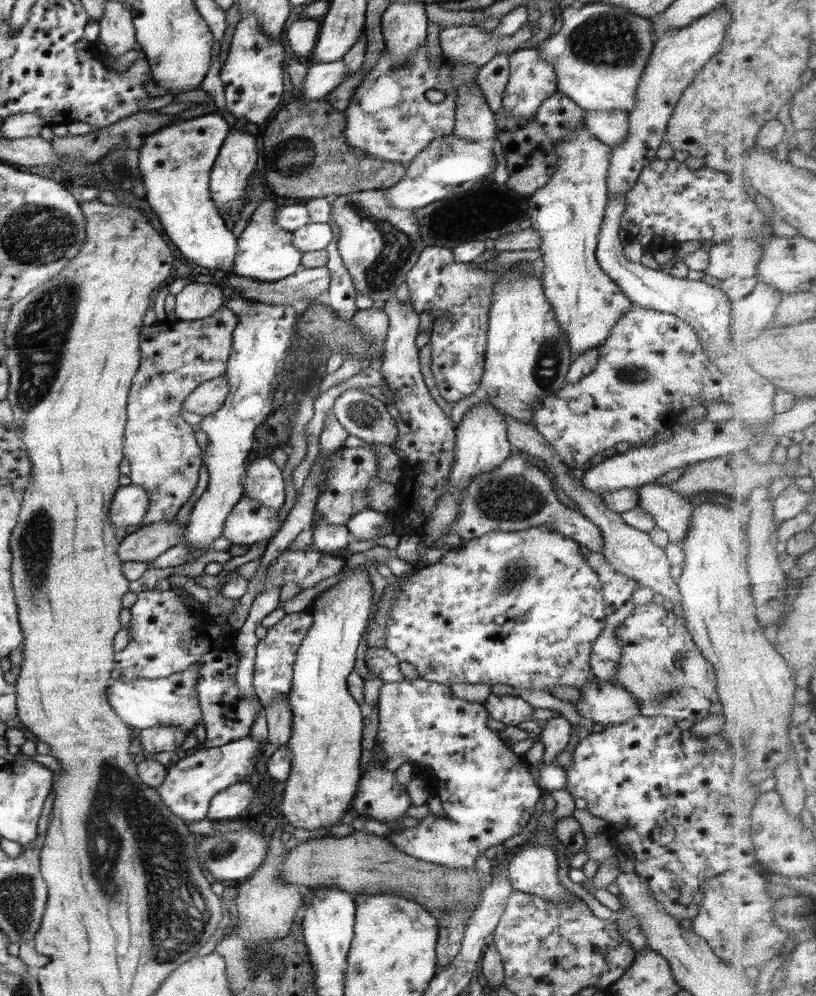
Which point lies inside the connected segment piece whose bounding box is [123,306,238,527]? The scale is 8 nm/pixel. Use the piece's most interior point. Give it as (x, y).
(165, 452)

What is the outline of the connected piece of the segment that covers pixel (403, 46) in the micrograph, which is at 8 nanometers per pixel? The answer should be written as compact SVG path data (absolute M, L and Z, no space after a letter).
M390 3L381 16L381 31L386 51L396 61L404 61L426 42L428 16L425 3Z

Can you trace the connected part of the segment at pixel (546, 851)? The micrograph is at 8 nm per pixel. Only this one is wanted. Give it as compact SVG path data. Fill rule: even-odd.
M526 845L518 849L508 861L508 878L514 889L534 894L553 904L571 904L572 894L561 885L558 876L558 858L555 848Z

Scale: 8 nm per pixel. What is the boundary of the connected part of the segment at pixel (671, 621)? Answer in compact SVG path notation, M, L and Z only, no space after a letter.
M652 601L642 606L636 605L633 614L626 618L614 631L621 643L621 656L615 678L641 706L642 716L666 716L674 720L700 722L711 713L716 713L718 696L713 665L706 661L698 646L690 637L683 616L666 610L663 605Z

